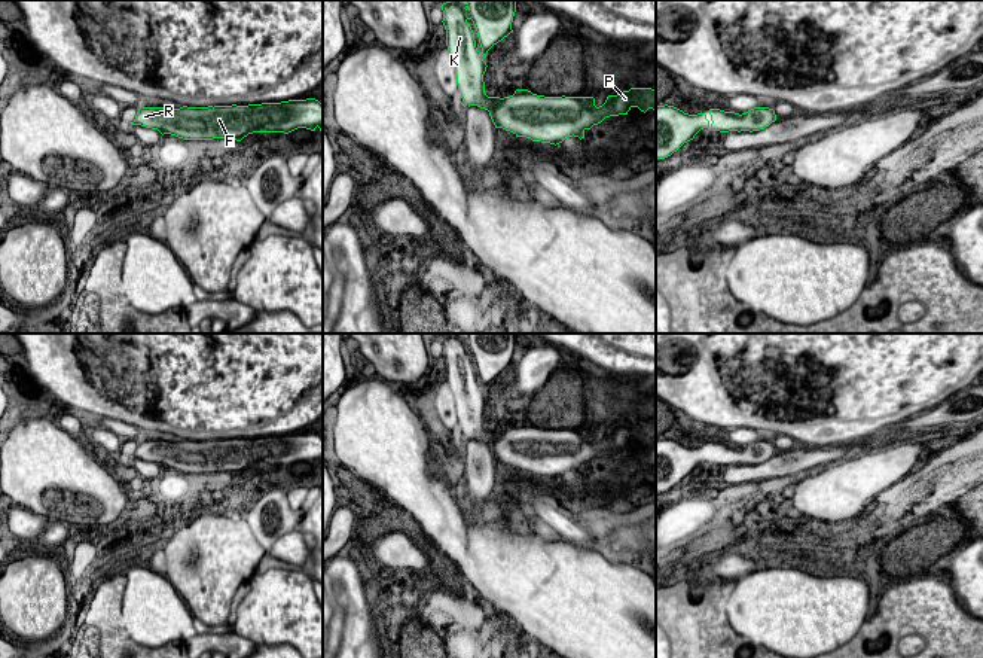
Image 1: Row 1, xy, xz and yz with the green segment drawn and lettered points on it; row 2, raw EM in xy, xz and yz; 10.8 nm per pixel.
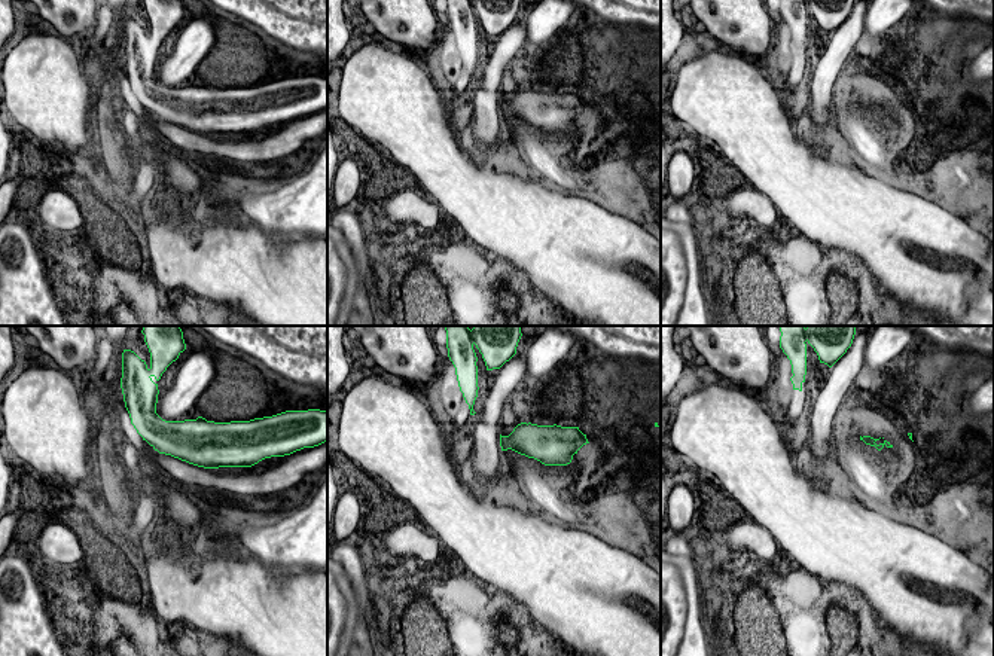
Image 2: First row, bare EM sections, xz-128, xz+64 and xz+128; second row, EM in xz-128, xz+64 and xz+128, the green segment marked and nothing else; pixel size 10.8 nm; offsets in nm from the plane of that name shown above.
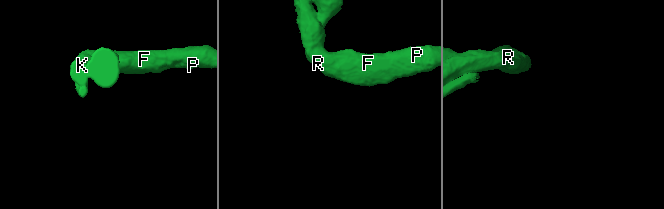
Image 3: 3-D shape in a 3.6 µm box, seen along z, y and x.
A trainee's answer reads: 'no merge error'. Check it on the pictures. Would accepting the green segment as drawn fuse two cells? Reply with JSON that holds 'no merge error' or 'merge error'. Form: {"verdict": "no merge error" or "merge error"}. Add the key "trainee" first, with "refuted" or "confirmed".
{"trainee": "confirmed", "verdict": "no merge error"}

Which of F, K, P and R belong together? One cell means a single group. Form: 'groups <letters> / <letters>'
groups F K P R

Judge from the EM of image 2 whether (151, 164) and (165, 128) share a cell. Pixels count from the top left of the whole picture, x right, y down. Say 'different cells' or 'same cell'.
different cells

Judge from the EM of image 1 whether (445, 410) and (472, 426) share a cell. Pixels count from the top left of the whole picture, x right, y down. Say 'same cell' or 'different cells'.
same cell

